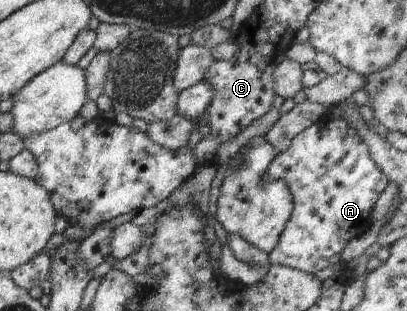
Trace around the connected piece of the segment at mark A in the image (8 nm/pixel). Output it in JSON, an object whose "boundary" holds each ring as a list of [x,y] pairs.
{"boundary":[[[325,116],[291,139],[290,147],[279,153],[269,165],[263,182],[282,180],[293,197],[293,210],[286,227],[280,232],[278,243],[269,253],[269,263],[315,274],[320,269],[340,263],[340,253],[353,237],[364,233],[373,223],[371,211],[378,196],[386,189],[389,179],[375,164],[365,141],[357,129],[346,120]]]}

